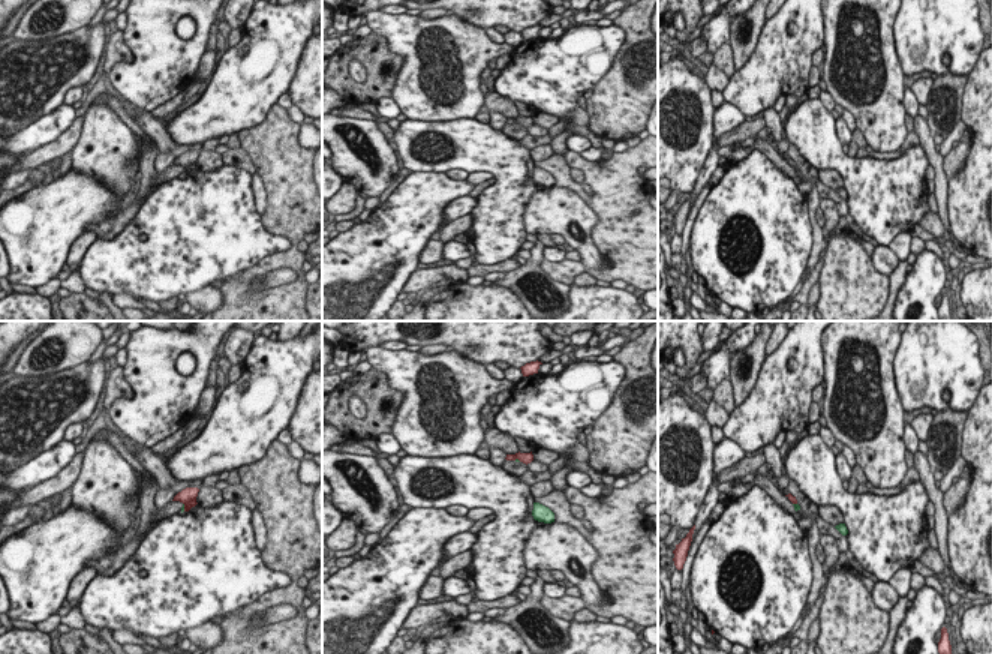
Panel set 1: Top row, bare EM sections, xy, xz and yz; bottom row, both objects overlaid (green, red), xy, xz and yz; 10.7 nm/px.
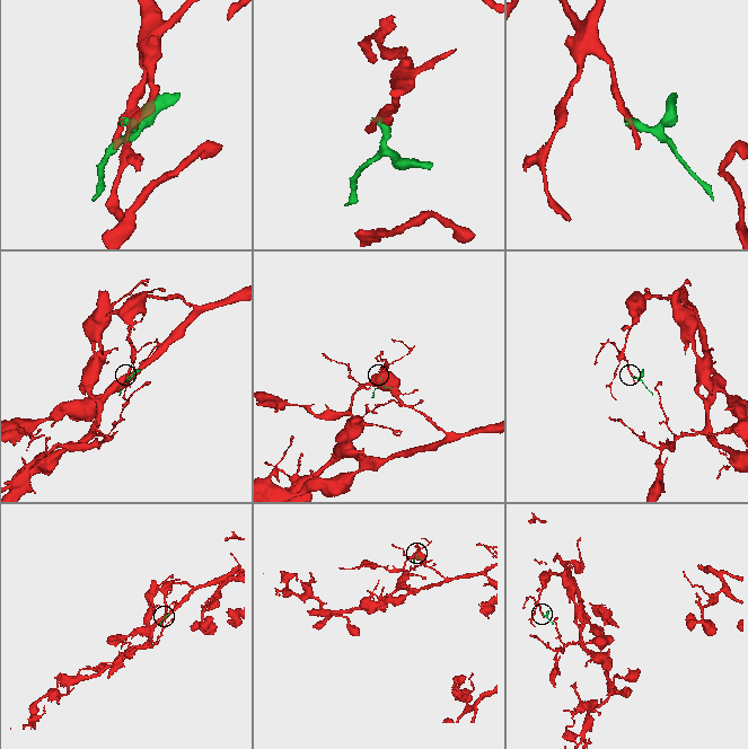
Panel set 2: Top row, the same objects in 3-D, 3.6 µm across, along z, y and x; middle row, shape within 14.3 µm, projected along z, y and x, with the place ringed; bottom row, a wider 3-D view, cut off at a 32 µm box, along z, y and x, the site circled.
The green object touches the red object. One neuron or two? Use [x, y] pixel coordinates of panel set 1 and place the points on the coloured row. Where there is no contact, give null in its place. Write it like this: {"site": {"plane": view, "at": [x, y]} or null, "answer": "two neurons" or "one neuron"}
{"site": {"plane": "xy", "at": [183, 507]}, "answer": "two neurons"}

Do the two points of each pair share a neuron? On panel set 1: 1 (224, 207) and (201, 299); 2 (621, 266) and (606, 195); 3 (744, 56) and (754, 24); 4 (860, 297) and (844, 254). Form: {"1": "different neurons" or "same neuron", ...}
{"1": "different neurons", "2": "same neuron", "3": "same neuron", "4": "same neuron"}

